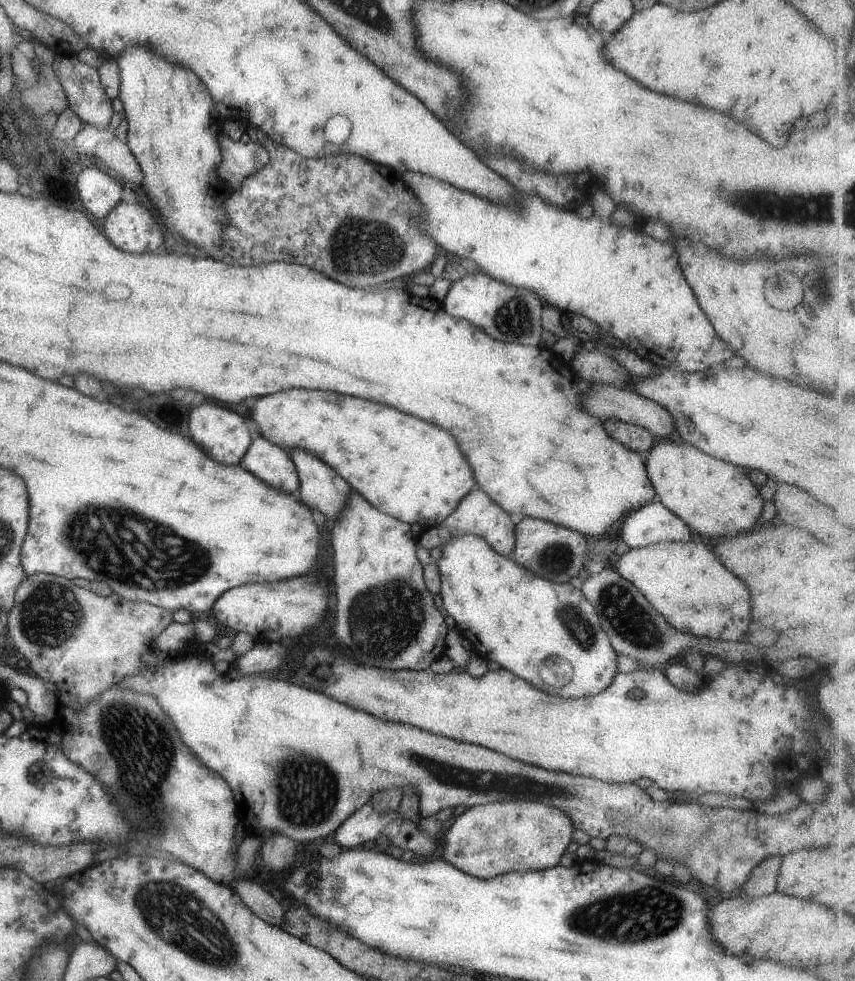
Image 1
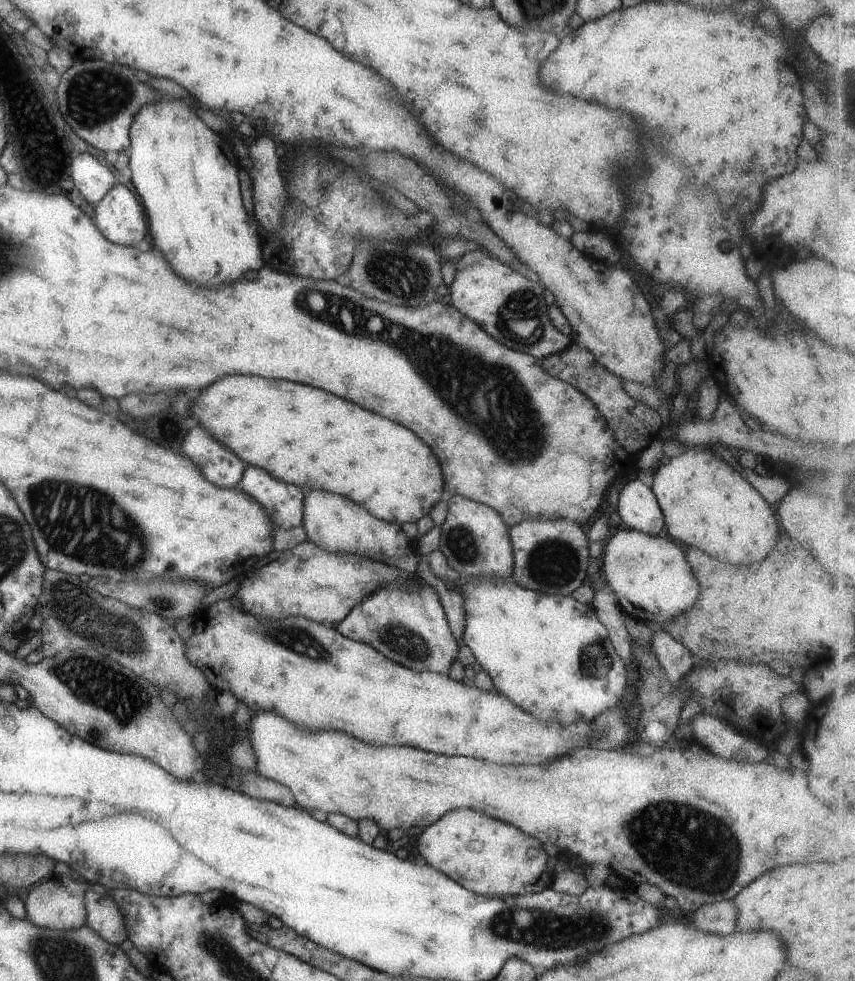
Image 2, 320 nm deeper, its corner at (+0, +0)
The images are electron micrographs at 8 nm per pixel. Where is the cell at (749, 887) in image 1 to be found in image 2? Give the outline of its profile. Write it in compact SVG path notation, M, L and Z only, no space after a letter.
M732 900L705 903L693 911L693 926L701 932L726 935L733 932L737 911Z

